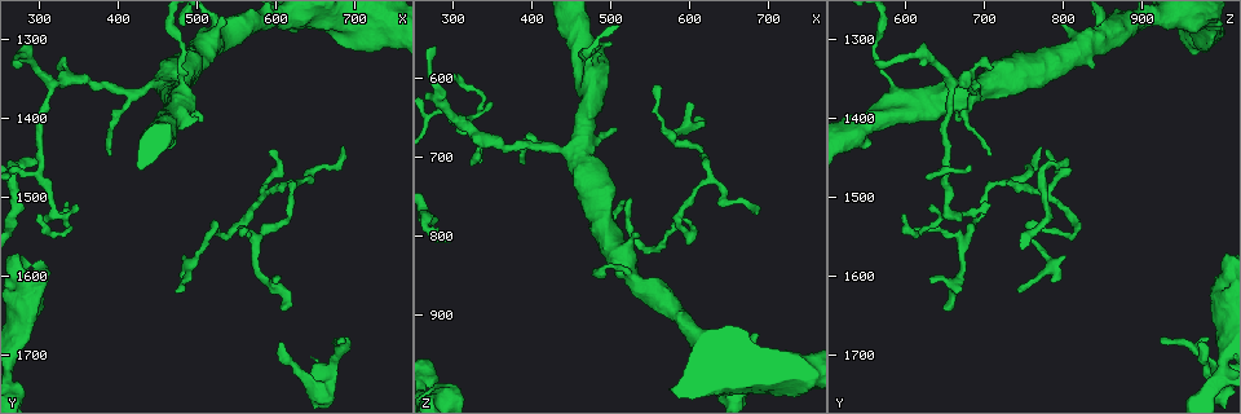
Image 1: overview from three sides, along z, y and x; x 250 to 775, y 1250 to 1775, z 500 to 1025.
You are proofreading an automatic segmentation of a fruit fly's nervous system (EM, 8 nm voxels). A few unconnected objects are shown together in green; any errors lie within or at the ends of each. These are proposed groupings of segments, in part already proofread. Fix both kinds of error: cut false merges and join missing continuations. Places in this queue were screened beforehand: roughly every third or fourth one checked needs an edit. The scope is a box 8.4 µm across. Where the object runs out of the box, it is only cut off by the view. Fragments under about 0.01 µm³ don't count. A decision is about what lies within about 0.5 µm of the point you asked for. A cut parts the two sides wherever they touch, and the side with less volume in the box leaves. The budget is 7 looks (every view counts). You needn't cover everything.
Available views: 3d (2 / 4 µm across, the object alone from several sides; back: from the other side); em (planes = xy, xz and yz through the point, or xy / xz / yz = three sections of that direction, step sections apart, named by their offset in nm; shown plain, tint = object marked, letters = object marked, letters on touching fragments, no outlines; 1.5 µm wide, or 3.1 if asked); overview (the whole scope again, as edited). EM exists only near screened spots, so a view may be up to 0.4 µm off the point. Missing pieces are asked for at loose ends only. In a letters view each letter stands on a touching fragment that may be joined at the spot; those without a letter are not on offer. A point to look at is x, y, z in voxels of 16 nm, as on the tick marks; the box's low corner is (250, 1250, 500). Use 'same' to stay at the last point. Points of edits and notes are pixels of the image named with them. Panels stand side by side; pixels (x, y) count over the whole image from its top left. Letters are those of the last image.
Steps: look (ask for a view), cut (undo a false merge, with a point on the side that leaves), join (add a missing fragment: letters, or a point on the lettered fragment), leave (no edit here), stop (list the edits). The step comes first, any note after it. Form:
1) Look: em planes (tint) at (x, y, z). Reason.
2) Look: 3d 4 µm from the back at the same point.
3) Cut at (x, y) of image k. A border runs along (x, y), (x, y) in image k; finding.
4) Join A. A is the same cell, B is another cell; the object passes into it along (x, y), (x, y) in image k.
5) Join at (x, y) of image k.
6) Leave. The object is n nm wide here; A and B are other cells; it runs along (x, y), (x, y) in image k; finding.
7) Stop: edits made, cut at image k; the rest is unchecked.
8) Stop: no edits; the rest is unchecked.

Look: em xz step 4 (tint) at (300, 1455, 800).

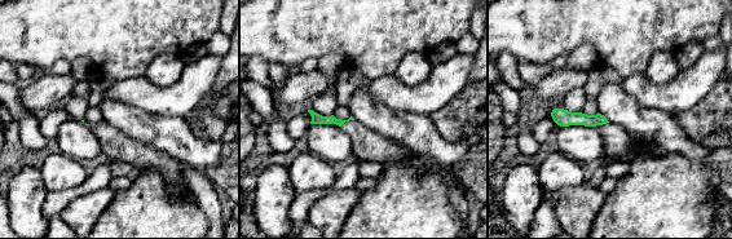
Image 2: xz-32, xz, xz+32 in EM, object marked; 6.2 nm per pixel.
Look: em planes (tint) at the same point. Another direction.

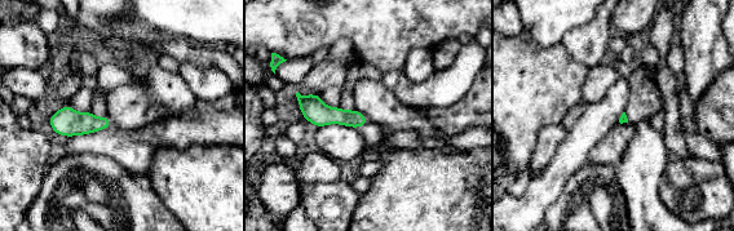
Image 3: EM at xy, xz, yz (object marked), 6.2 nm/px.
Look: em planes (letters) at the same point.

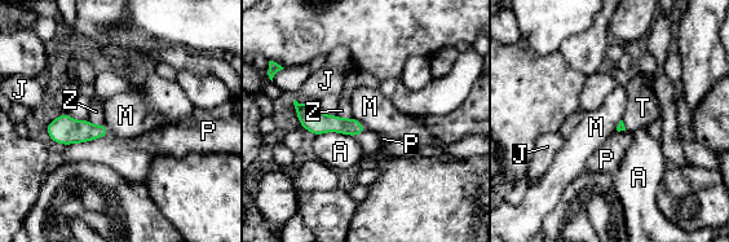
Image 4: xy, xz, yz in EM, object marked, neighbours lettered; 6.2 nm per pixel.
Join T. T is the same cell, A, J, M, P and Z are other cells; the neuron continues.

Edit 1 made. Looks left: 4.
Look: 3d 2 µm at (600, 1440, 780). Tapers out.

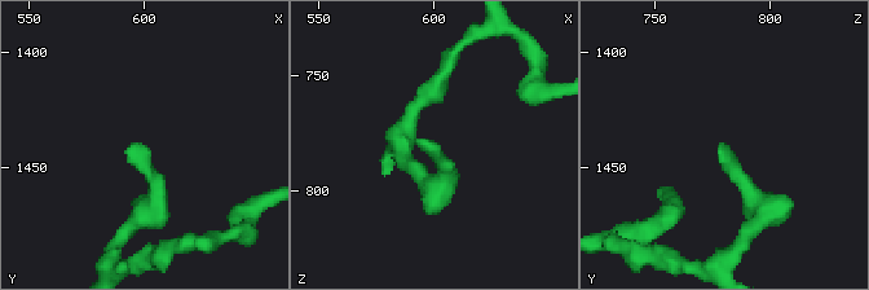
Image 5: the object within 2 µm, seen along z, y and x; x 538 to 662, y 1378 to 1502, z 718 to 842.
Look: em xy step 8 (tint) at (600, 1441, 781).

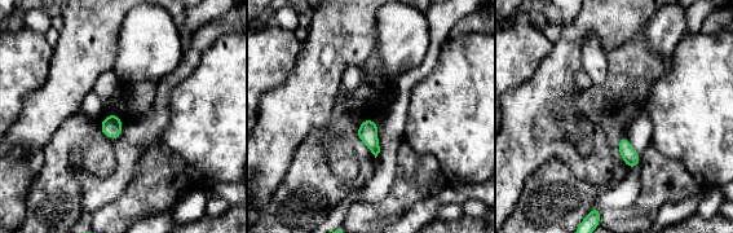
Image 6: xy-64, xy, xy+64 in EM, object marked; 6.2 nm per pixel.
Look: em planes (letters) at the same point.

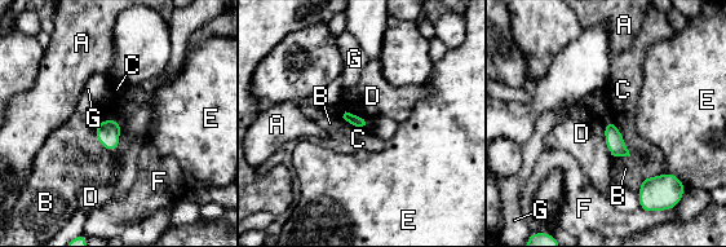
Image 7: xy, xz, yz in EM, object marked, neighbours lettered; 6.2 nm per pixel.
Leave. A, B, C, D, E, F and G are other cells; a border runs along (610, 119), (629, 151) in image 7; no lettered fragment goes on from it.

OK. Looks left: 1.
Look: em xz step 8 (letters) at (605, 1685, 975). Thin end.

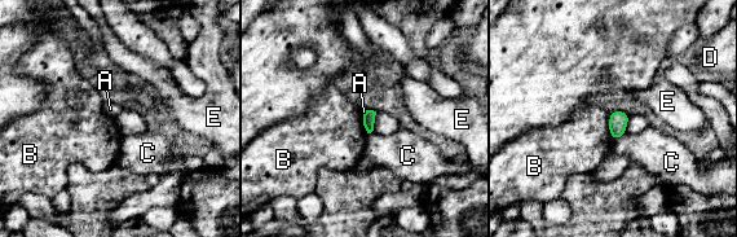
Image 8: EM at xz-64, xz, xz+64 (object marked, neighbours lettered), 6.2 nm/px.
Leave. A, B, C, D and E are other cells; a border runs along (608, 113), (608, 131), (613, 141) in image 8; no lettered fragment goes on from it.

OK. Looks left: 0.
Stop: edits made, join at image 4; the rest is unchecked.

